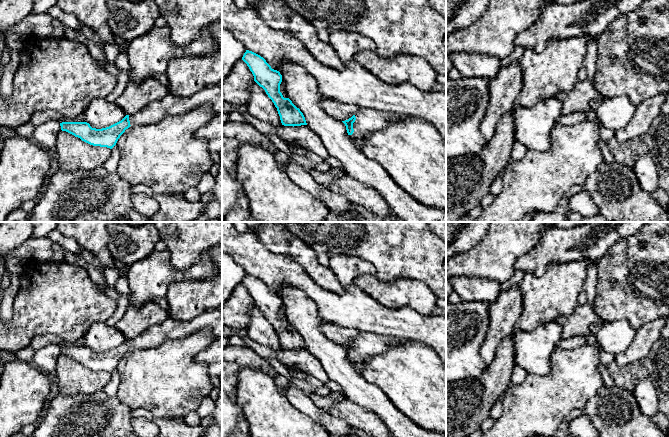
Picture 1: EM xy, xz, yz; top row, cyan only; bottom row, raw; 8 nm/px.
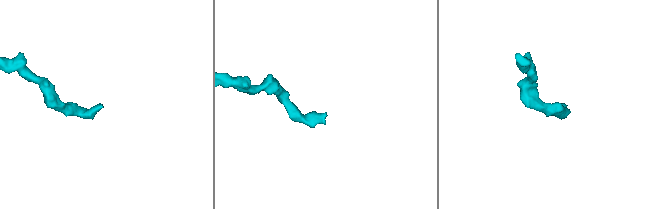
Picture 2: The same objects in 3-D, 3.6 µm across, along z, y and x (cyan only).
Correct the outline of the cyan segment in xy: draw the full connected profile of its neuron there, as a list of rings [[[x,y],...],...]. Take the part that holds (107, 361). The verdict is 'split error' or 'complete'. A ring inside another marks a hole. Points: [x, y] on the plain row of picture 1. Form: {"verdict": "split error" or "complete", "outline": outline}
{"verdict": "split error", "outline": [[[207,309],[187,321],[169,317],[163,323],[148,327],[136,338],[126,339],[121,345],[106,352],[92,352],[87,346],[62,346],[60,350],[62,355],[90,369],[112,373],[120,360],[132,349],[156,347],[164,341],[182,339],[205,328],[210,329],[215,338],[222,336],[222,309]]]}

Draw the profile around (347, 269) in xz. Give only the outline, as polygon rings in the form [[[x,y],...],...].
[[[260,222],[256,230],[248,231],[253,232],[270,251],[293,259],[317,285],[330,292],[342,294],[344,287],[353,285],[357,277],[376,274],[371,263],[341,254],[329,255],[329,266],[322,265],[318,254],[283,225]]]

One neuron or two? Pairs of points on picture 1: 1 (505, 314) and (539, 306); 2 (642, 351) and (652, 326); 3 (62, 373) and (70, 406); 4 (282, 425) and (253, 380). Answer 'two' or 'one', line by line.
1: one
2: one
3: two
4: one

